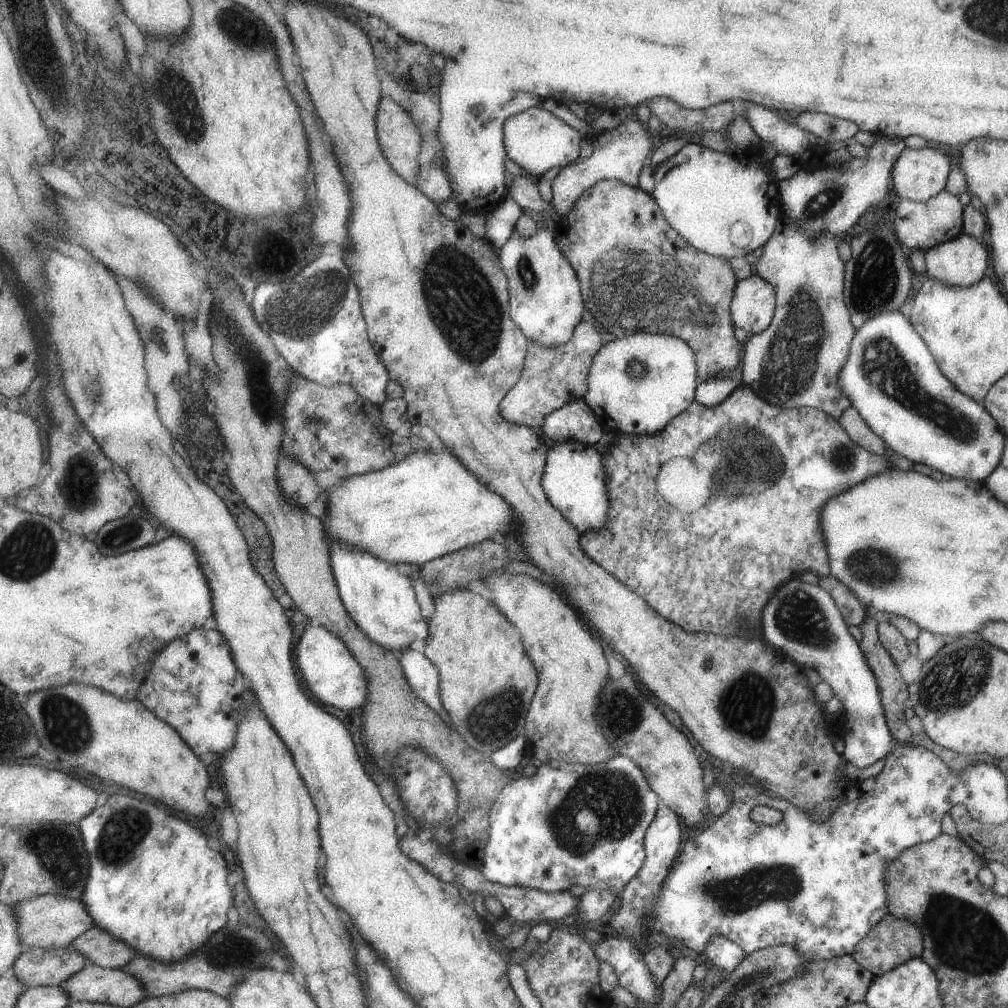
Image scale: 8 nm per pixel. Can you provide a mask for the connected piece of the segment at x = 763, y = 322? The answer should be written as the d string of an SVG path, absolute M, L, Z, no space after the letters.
M752 274L737 280L731 301L731 320L735 328L745 330L747 336L756 335L765 330L770 325L771 317L774 316L774 300L774 287L759 275Z

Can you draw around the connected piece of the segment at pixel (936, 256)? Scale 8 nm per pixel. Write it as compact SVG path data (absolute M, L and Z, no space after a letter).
M960 233L924 251L924 273L948 287L968 287L987 270L987 252L979 240Z

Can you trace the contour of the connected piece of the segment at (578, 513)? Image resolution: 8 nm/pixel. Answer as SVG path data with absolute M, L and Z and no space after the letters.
M577 441L549 443L546 449L543 490L550 503L575 527L579 534L589 529L606 528L609 513L609 494L605 482L605 468L594 446Z

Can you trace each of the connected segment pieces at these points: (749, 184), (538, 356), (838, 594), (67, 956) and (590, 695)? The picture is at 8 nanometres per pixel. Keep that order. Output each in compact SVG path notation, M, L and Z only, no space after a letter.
M687 143L653 168L654 187L650 195L659 210L662 210L669 226L697 250L727 260L744 257L758 246L766 244L775 230L780 212L776 180L769 172L768 165L755 166L754 158L751 160L753 164L739 166L731 155L708 149L701 144Z
M578 322L569 341L554 347L544 347L537 341L531 341L526 356L526 368L521 380L503 399L503 416L509 422L524 428L541 429L545 416L561 408L573 399L585 399L587 375L594 354L602 348L599 332L587 324Z
M833 575L820 577L818 587L828 591L838 605L847 626L860 625L866 618L866 608L857 600L857 597Z
M71 947L25 951L15 961L11 973L28 987L61 986L88 965L87 958Z
M504 570L490 573L483 580L487 581L487 587L491 590L493 598L497 598L497 604L501 610L523 630L523 642L527 646L527 652L531 654L535 666L538 667L538 689L533 699L528 721L526 722L526 734L529 745L535 748L534 761L546 763L549 761L563 761L565 763L579 763L592 765L604 763L613 758L618 752L614 746L607 742L597 720L597 710L601 701L601 688L607 682L607 662L603 658L603 650L599 642L593 638L593 634L587 630L583 620L575 614L575 608L563 602L563 598L553 590L538 582L529 575L515 576Z

